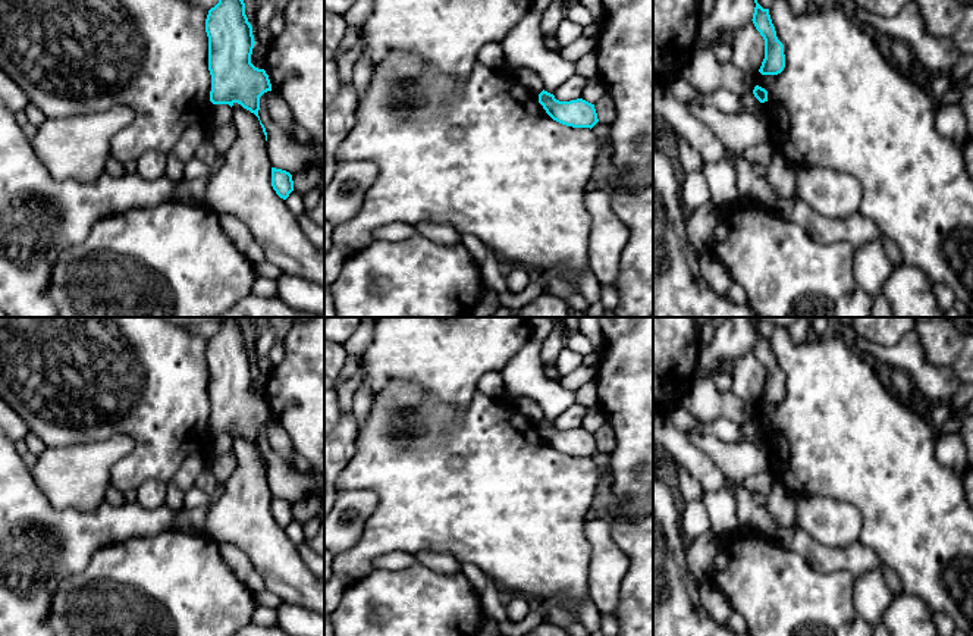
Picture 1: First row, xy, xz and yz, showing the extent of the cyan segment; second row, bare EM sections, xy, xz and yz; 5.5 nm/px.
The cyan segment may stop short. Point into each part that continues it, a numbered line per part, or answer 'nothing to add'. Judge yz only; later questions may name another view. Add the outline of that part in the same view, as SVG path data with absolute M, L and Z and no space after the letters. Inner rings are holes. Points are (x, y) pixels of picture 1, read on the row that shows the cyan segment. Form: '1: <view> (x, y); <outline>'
nothing to add

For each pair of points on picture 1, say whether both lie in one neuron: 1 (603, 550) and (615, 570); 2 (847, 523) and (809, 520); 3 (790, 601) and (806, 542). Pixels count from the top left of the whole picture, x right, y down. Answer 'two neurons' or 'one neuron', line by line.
1: one neuron
2: one neuron
3: two neurons

